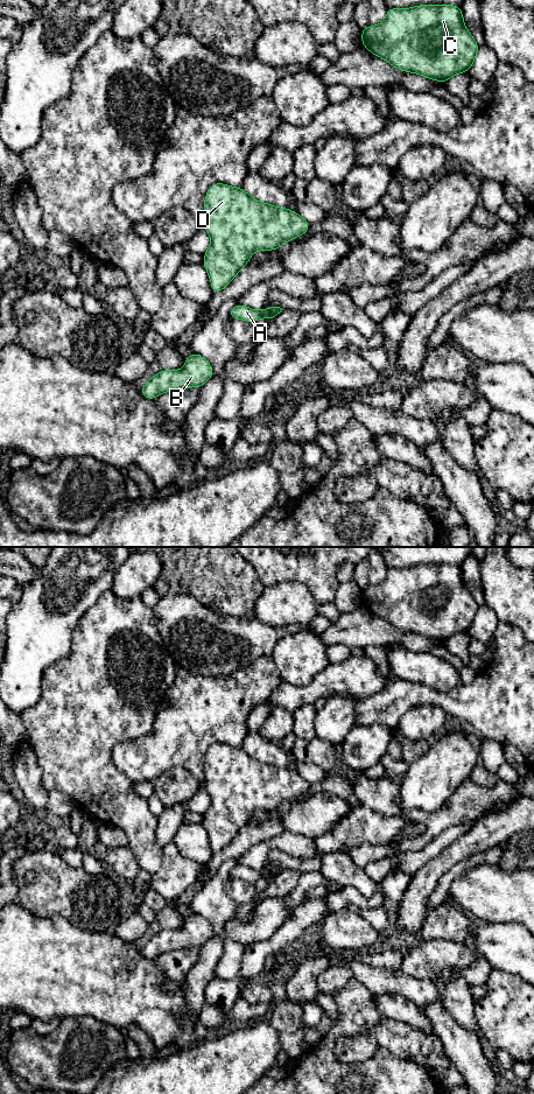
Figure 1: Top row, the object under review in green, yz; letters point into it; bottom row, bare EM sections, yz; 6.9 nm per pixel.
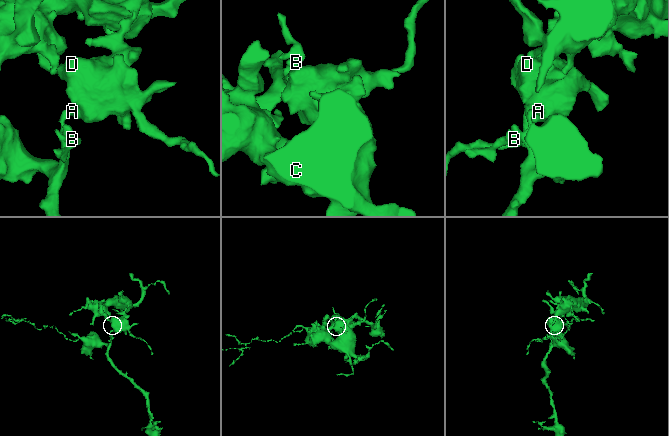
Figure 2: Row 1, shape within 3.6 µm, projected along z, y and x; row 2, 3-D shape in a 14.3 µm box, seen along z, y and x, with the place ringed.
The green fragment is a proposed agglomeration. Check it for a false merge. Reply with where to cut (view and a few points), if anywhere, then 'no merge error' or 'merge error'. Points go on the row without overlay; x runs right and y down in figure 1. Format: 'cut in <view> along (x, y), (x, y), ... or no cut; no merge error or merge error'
cut in yz along (260, 870), (261, 877); merge error

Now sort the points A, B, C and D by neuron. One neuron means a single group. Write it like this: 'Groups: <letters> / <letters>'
Groups: A B / C D

